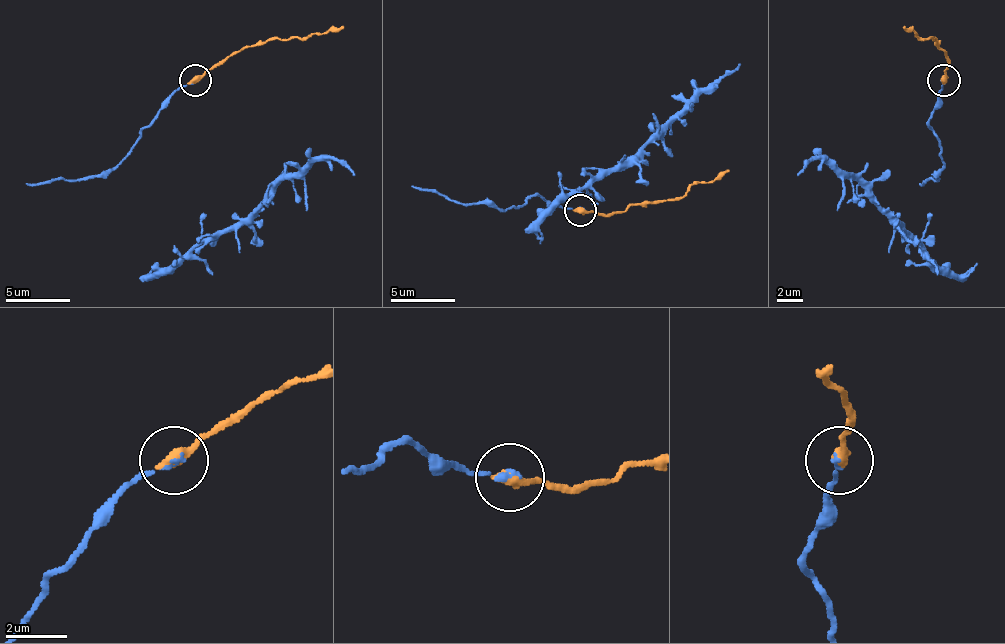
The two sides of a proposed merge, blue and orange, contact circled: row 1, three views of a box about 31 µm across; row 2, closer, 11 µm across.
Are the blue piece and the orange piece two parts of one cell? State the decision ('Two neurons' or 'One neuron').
One neuron

